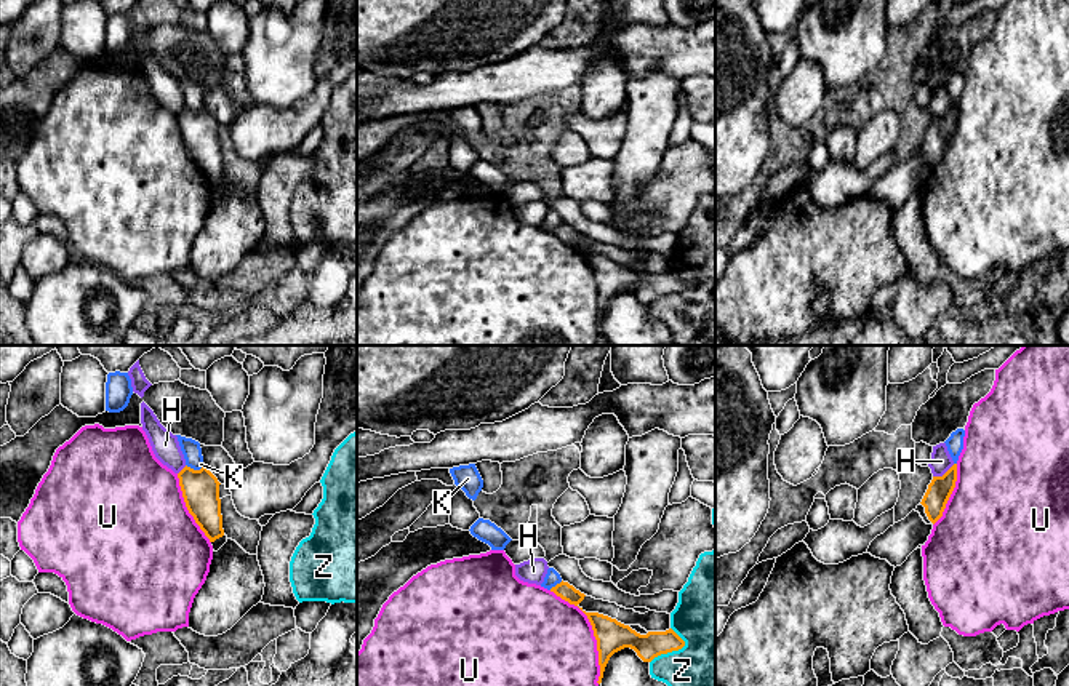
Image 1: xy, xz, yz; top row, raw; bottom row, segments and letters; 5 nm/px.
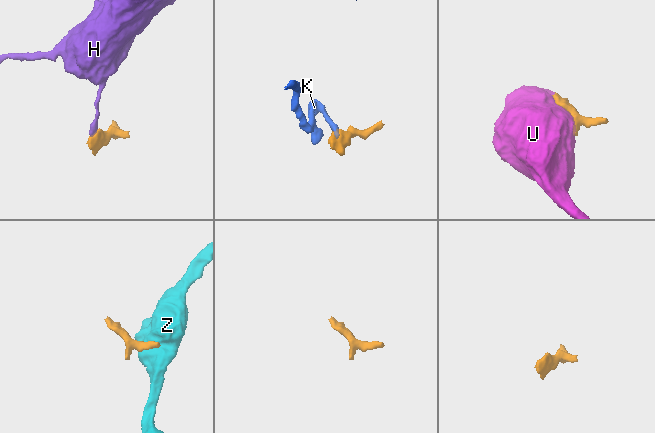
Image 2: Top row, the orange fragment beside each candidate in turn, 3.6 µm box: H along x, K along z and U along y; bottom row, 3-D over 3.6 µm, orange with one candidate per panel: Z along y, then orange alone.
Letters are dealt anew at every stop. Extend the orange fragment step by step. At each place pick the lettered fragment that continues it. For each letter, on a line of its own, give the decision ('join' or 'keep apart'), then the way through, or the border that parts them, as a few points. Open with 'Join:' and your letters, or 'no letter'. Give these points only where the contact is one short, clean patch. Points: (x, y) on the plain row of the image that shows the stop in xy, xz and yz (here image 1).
Join: no letter
H: keep apart; border along yz (954, 106), (941, 117), (933, 119)
K: keep apart; border along xy (186, 106), (194, 111), (204, 107)
U: keep apart
Z: keep apart; border along xz (671, 269), (684, 287), (658, 296), (650, 304)

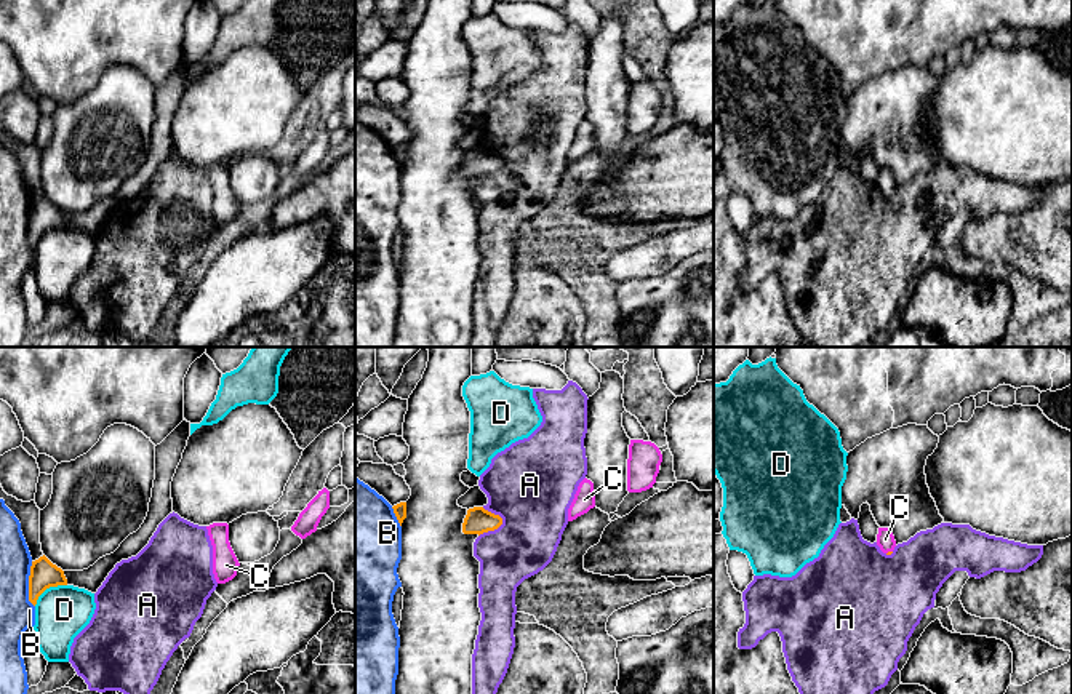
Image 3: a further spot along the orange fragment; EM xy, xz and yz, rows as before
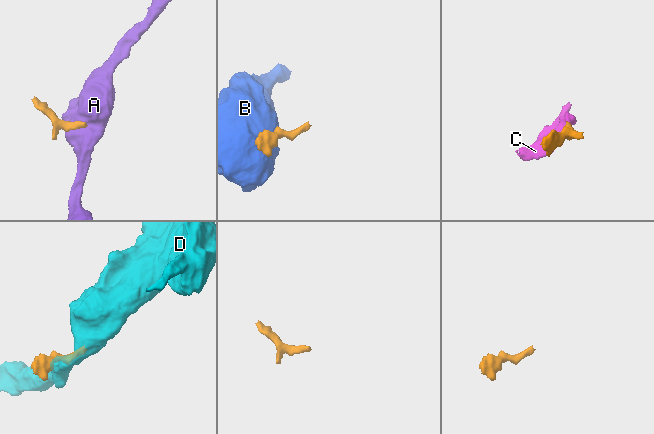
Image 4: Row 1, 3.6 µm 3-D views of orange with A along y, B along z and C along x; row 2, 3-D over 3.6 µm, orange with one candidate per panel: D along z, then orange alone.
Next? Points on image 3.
Join: C
A: keep apart; border along xz (503, 160), (496, 170), (479, 178)
B: keep apart
C: join; runs through yz (888, 194), (885, 181)
D: keep apart

